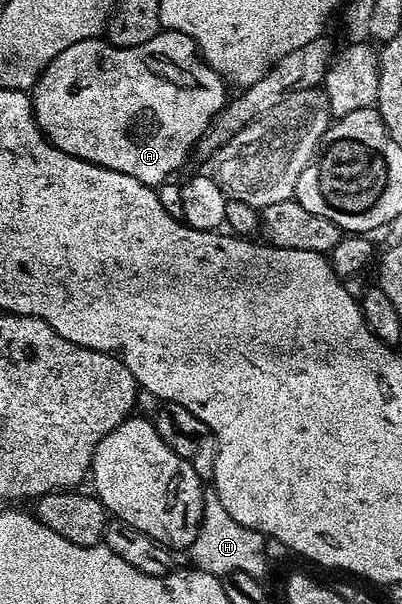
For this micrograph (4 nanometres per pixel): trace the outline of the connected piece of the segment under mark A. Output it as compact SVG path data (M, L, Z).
M164 29L158 35L154 35L154 39L150 39L150 43L142 43L138 47L121 49L100 37L87 37L85 41L74 43L71 47L66 47L66 51L62 51L44 68L40 78L32 86L30 96L38 127L44 132L45 139L54 147L58 147L58 151L66 151L66 155L86 159L90 163L94 163L98 167L106 167L110 171L122 171L122 175L130 175L142 183L159 187L173 176L172 172L175 169L180 169L187 163L188 156L190 158L193 156L196 142L203 139L204 132L208 130L213 119L220 114L225 101L229 100L230 93L227 91L229 92L224 78L218 76L208 66L208 62L200 56L199 49L191 39L173 29Z

